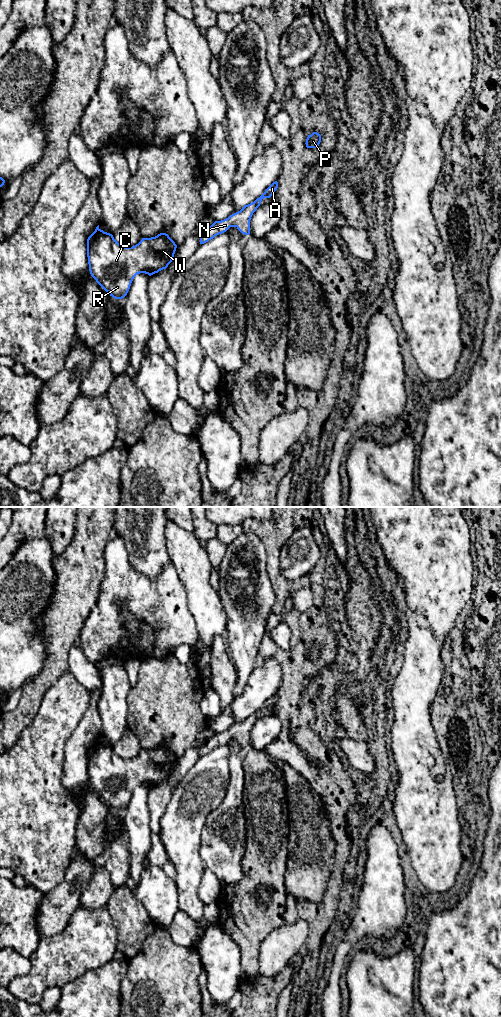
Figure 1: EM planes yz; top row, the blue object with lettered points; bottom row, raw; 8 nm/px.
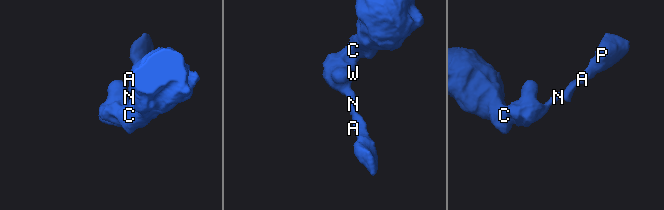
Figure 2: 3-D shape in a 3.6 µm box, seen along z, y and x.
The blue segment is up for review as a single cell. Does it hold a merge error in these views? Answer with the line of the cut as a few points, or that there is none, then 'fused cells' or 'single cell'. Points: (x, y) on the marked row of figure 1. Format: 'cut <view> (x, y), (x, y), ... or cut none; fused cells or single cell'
cut none; single cell

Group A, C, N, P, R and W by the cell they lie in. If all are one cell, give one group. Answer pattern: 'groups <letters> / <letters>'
groups A C N P R W

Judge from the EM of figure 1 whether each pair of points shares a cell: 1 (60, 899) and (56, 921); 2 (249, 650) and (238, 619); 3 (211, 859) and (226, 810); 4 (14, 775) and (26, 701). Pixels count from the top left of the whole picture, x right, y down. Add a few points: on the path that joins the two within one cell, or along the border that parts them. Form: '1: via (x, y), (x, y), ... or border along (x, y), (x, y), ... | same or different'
1: via (61, 904), (62, 906), (56, 912), (56, 916) | same
2: via (245, 642), (245, 627) | same
3: via (222, 847), (223, 827), (226, 822) | same
4: border along (36, 714), (10, 749) | different

